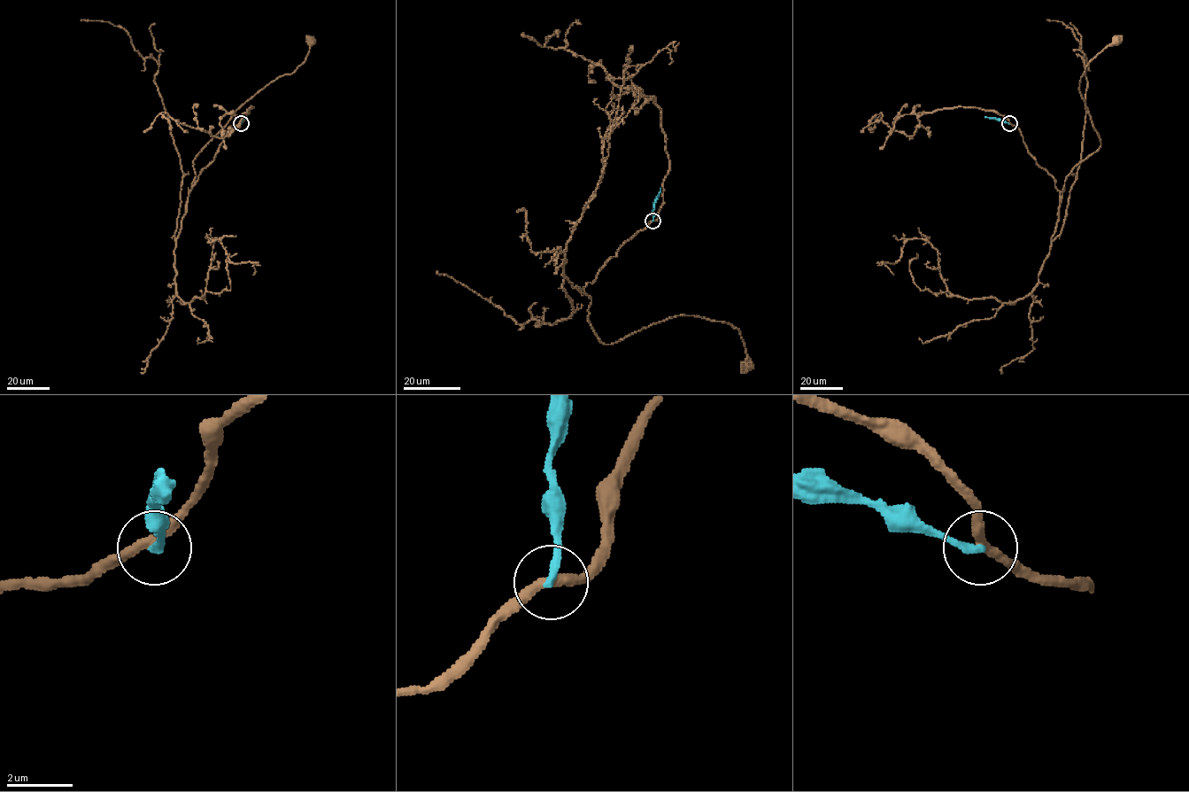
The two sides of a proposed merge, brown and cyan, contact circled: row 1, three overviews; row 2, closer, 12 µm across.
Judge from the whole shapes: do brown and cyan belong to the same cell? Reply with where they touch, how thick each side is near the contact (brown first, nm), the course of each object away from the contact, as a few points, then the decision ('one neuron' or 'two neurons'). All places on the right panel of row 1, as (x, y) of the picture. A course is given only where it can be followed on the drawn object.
(1009, 123) | 300/240 nm | brown via (1009, 123), (1053, 178), (1060, 202), (1067, 176), (1100, 144), (1079, 80), (1090, 61), (1116, 41) | cyan via (1009, 123), (984, 116) | two neurons

